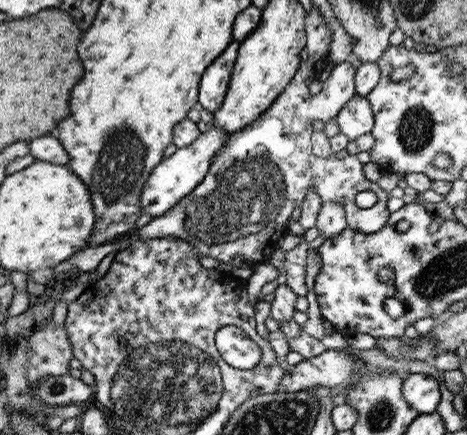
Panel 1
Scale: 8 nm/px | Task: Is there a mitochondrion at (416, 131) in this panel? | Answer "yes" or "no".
yes

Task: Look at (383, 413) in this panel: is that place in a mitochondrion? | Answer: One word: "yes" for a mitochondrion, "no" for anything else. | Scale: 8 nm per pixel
yes

